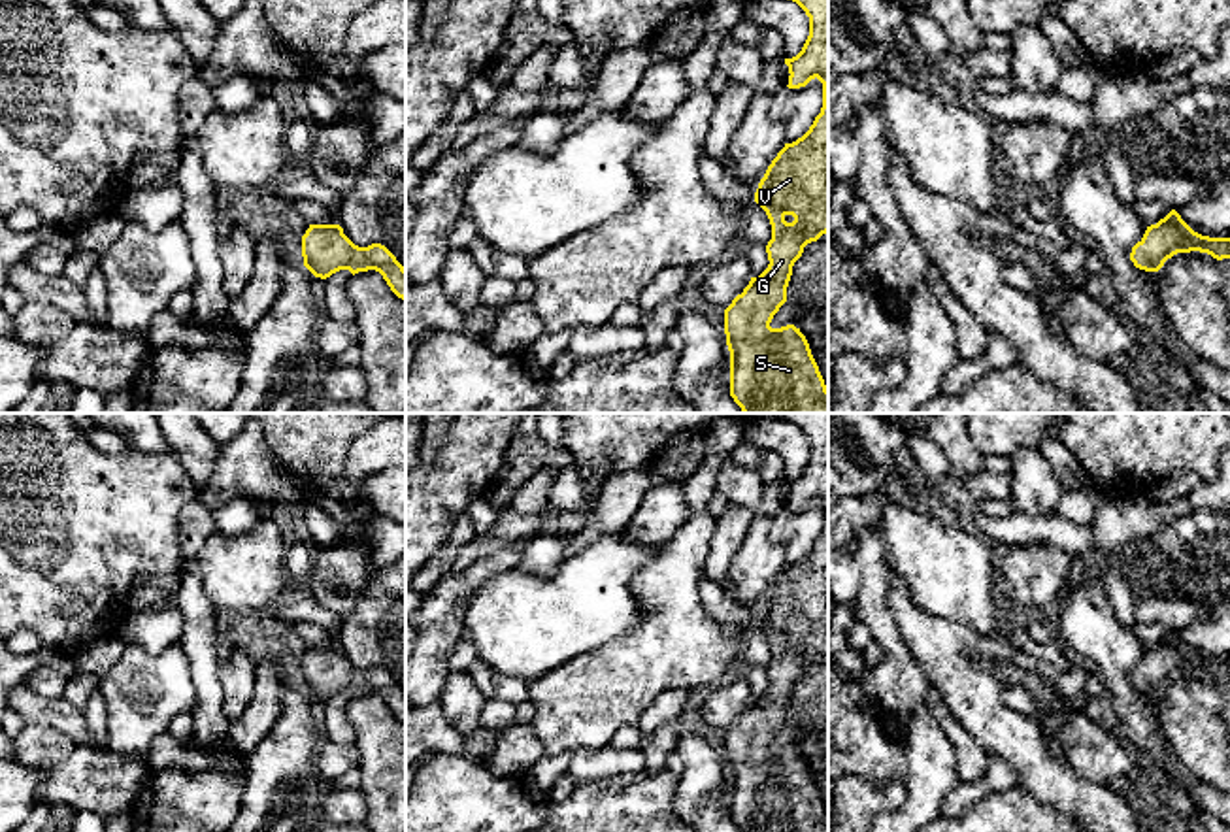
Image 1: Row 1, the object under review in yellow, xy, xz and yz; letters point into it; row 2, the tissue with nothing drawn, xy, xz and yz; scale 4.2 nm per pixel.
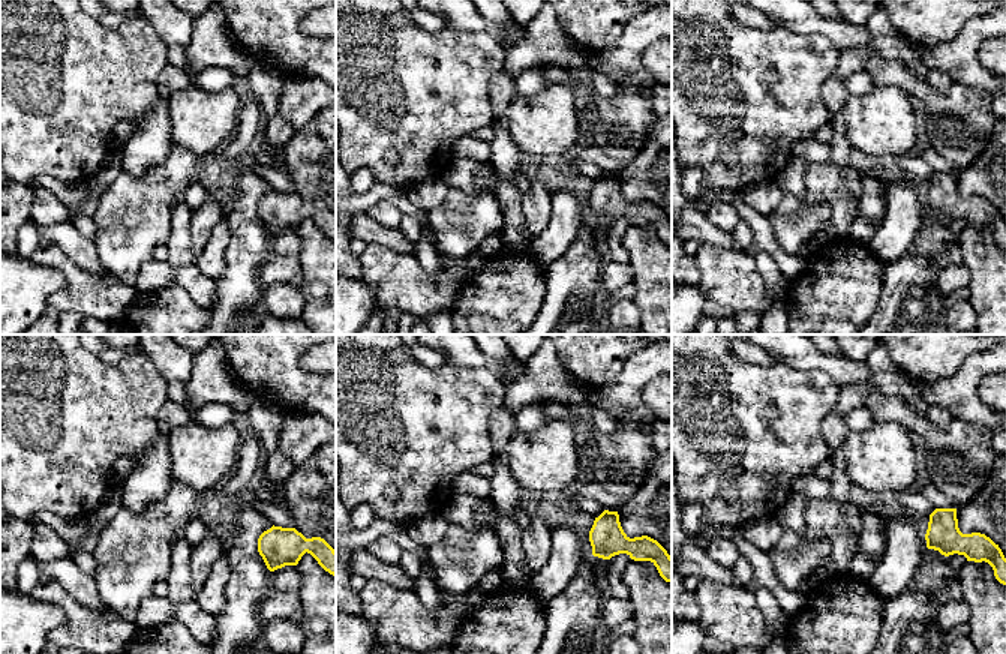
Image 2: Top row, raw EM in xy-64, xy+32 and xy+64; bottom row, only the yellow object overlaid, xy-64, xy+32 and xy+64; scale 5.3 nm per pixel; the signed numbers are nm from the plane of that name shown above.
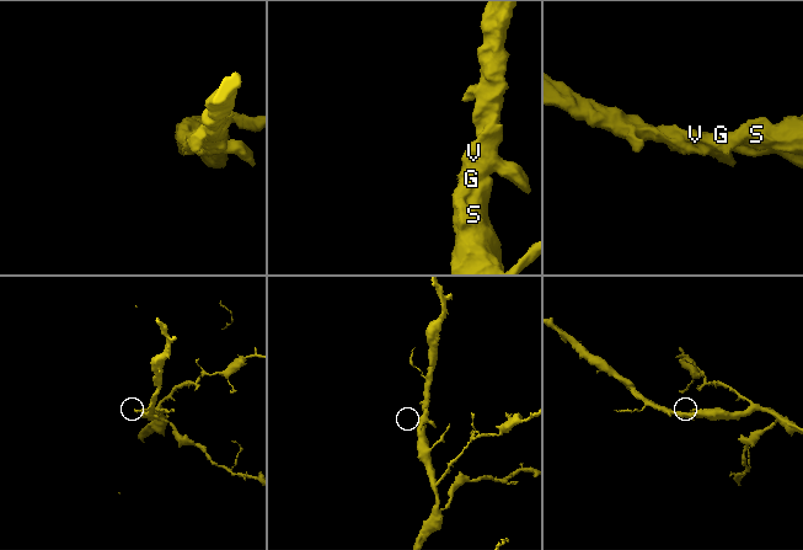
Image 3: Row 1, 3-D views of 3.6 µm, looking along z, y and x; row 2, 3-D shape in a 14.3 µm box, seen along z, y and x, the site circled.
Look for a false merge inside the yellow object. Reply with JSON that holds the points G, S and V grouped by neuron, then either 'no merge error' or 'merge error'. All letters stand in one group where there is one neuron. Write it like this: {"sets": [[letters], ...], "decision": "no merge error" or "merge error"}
{"sets": [["G", "S", "V"]], "decision": "no merge error"}

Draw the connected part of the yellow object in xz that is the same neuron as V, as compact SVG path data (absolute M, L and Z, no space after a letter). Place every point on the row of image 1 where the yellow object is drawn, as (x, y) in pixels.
M828 0L792 2L809 17L809 36L796 57L785 58L790 74L787 87L800 89L817 77L823 83L823 108L809 130L796 141L785 143L777 153L755 192L755 202L766 211L772 225L772 240L766 245L770 264L758 277L751 277L743 292L724 309L724 334L730 351L730 396L743 413L828 413L828 389L806 336L794 324L770 326L773 315L787 302L794 262L802 257L807 243L828 232Z

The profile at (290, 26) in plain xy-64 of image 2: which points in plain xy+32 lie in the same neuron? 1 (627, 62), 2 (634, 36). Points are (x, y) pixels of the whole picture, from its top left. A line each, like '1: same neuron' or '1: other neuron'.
1: other neuron
2: other neuron

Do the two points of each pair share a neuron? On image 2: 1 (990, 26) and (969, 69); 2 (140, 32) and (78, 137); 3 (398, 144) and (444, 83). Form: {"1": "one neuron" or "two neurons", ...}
{"1": "one neuron", "2": "one neuron", "3": "one neuron"}

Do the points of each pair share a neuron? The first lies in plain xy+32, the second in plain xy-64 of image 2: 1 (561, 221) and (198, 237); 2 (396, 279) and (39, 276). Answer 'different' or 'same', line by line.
1: different
2: different

